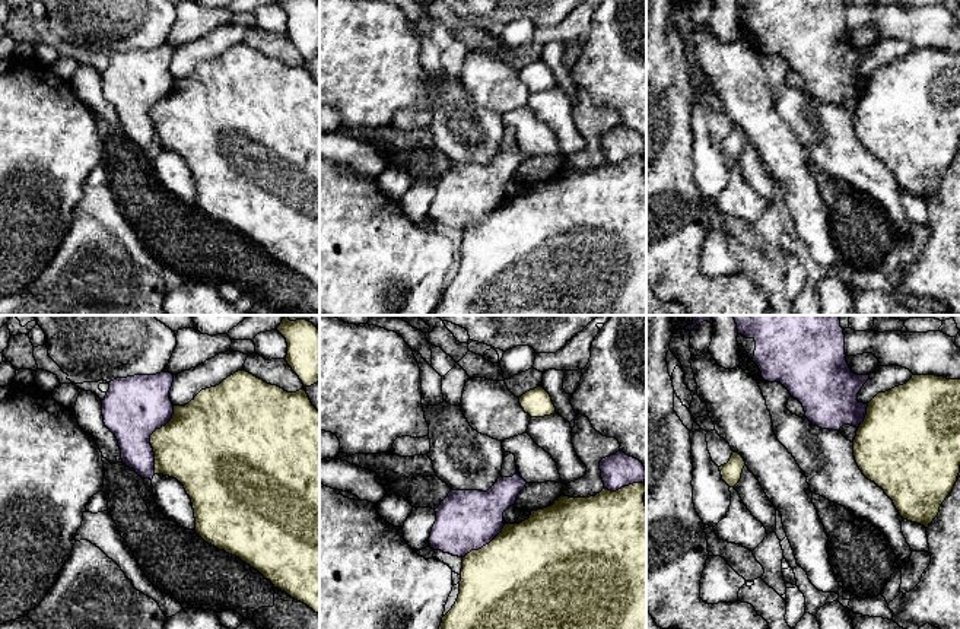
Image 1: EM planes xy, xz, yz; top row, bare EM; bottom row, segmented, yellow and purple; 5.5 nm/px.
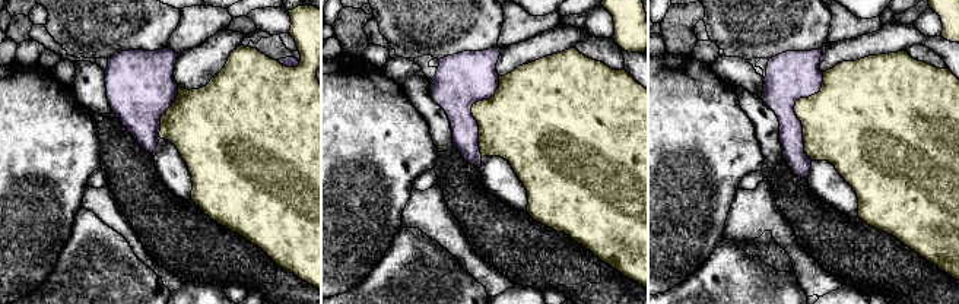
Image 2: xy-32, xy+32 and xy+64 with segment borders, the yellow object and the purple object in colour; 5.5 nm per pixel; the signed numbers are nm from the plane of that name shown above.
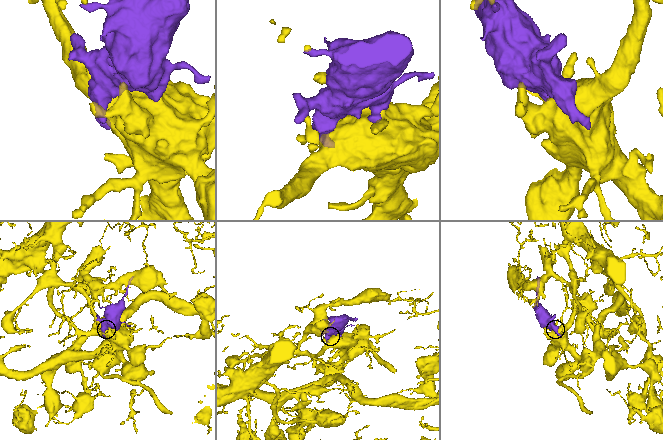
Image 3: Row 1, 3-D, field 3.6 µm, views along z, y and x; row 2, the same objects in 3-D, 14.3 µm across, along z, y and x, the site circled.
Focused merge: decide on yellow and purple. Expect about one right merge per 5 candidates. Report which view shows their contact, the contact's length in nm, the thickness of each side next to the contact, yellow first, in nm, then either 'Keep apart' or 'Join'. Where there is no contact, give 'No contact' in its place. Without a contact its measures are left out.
Touches yellow in xy. Shared border 400 nm. Thickness 400 nm (yellow) against 340 nm. Keep apart

